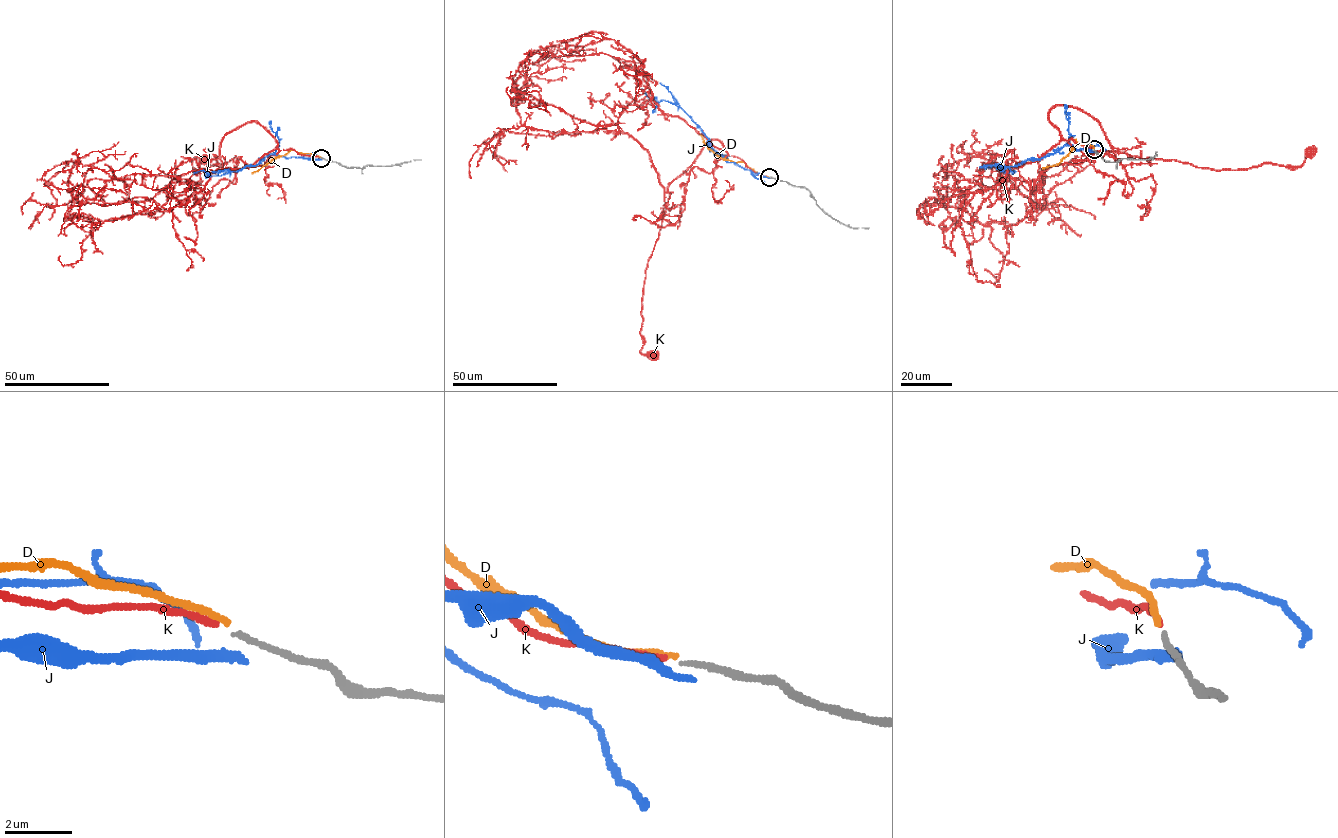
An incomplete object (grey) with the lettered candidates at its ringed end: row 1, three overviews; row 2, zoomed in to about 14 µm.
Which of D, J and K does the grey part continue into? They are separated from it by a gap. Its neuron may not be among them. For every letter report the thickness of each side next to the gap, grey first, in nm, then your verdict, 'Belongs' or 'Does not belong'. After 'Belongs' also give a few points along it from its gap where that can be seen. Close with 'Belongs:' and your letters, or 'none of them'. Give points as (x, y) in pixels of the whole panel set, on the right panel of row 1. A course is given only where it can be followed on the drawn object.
D: Thickness 130 nm (grey) against 180 nm. Does not belong
J: Thickness 130 nm (grey) against 360 nm. Does not belong
K: Thickness 130 nm (grey) against 180 nm. Belongs. Its course: (1094, 149), (1061, 137), (1055, 105), (1086, 112), (1115, 151), (1142, 158), (1298, 167), (1312, 151)
Belongs: K

